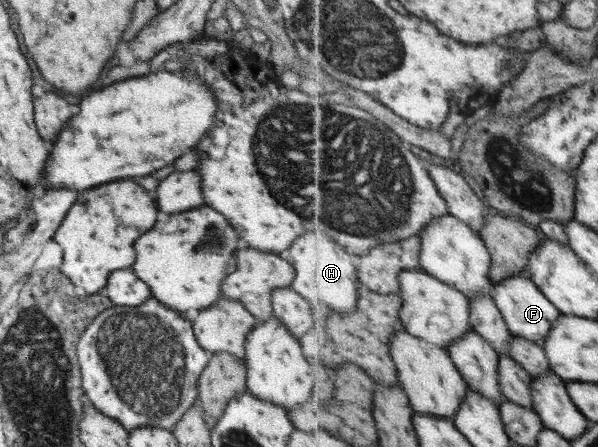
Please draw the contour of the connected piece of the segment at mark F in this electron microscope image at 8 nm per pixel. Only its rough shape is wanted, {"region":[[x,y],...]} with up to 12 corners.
{"region":[[520,271],[492,295],[513,334],[544,346],[561,311]]}

